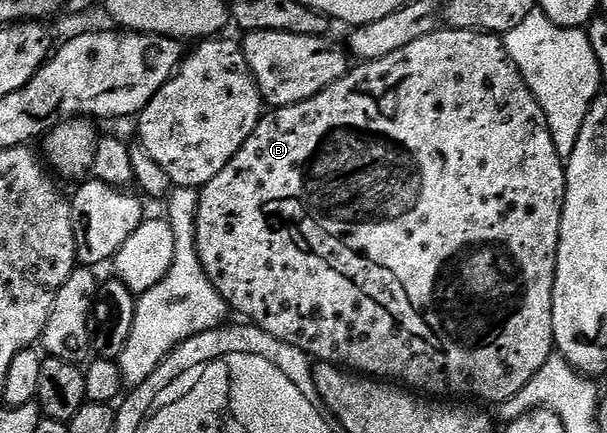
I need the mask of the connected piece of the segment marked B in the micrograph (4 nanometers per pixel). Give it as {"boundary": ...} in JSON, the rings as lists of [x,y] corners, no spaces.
{"boundary":[[[435,28],[430,33],[420,36],[420,40],[412,40],[412,44],[404,44],[404,48],[396,48],[396,52],[388,52],[388,56],[380,56],[371,62],[355,65],[347,70],[343,78],[336,80],[331,86],[324,88],[316,96],[312,96],[300,104],[279,106],[263,113],[256,128],[248,136],[248,140],[244,140],[244,144],[236,152],[236,156],[232,156],[232,160],[228,160],[226,167],[207,186],[201,187],[198,195],[198,212],[195,216],[195,244],[203,272],[235,315],[236,313],[243,314],[246,317],[243,319],[247,323],[268,332],[273,338],[284,344],[303,350],[311,359],[318,362],[330,362],[333,366],[341,366],[374,380],[393,380],[411,391],[421,392],[426,396],[467,394],[468,397],[479,398],[482,402],[501,404],[507,402],[512,396],[516,396],[516,392],[520,392],[520,388],[524,388],[524,384],[528,384],[528,380],[532,380],[532,376],[536,376],[536,372],[540,372],[540,368],[544,368],[544,364],[556,350],[552,332],[552,292],[554,291],[558,241],[560,240],[562,201],[565,195],[566,168],[563,155],[556,152],[556,144],[552,140],[552,132],[548,128],[548,120],[544,116],[544,108],[540,108],[533,92],[527,88],[520,72],[506,55],[503,39],[494,32]]]}

